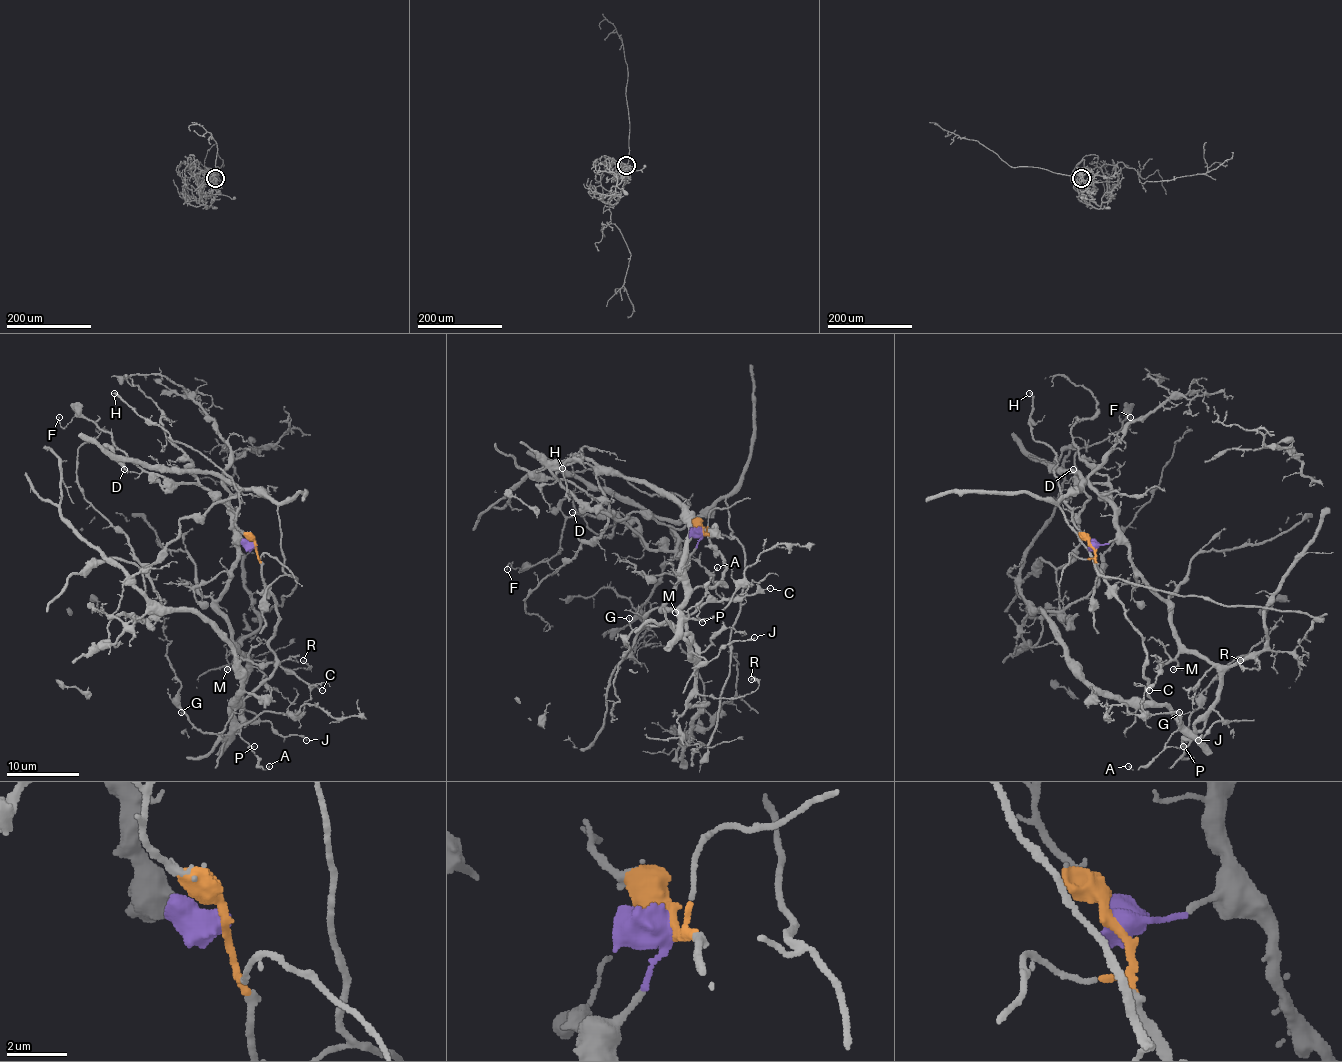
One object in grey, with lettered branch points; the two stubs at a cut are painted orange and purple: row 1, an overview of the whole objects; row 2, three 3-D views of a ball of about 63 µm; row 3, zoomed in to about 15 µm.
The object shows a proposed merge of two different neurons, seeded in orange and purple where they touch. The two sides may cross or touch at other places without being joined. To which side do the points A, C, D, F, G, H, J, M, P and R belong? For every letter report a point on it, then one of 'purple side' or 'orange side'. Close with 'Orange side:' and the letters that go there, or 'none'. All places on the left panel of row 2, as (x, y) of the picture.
A: at (269, 766); orange side
C: at (322, 690); purple side
D: at (124, 469); purple side
F: at (59, 417); purple side
G: at (181, 712); orange side
H: at (114, 393); orange side
J: at (306, 740); purple side
M: at (227, 669); purple side
P: at (254, 746); orange side
R: at (303, 660); purple side
Orange side: A, G, H, P

